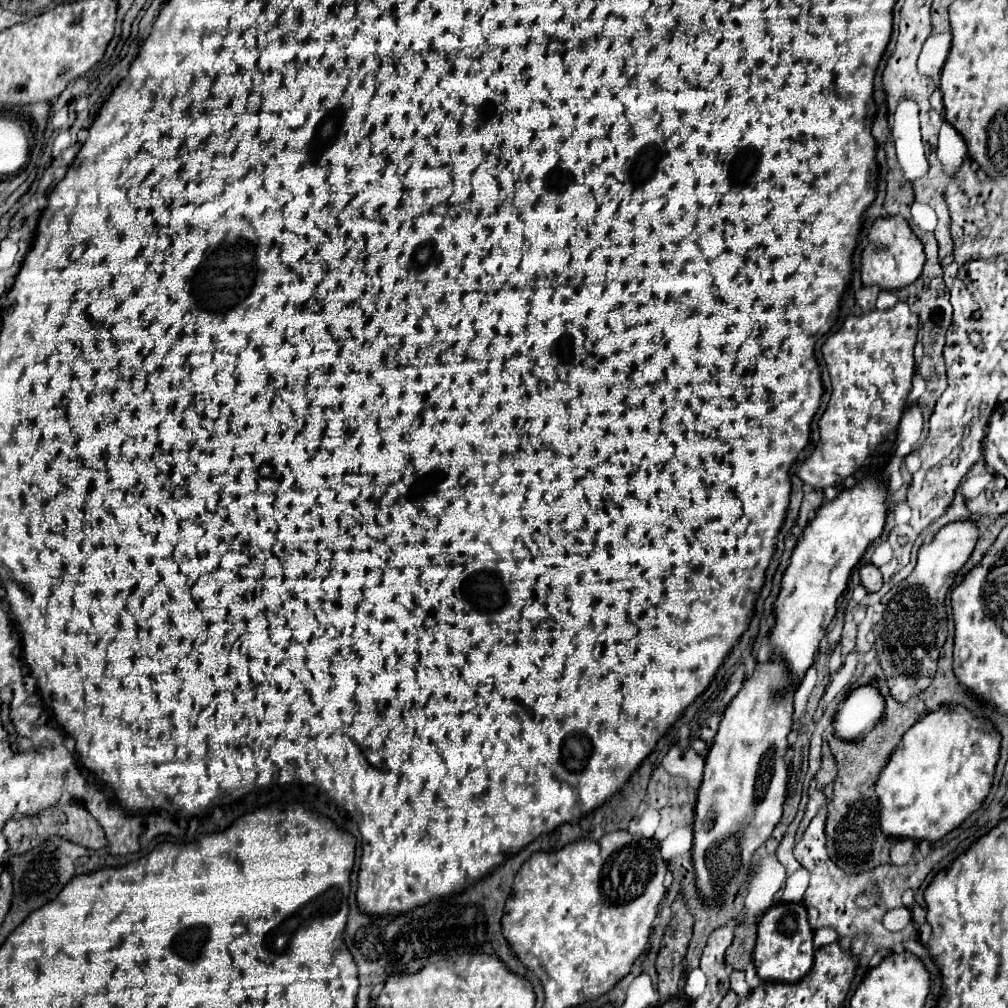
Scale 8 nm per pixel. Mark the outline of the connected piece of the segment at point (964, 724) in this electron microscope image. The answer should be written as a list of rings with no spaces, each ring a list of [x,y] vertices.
[[[943,706],[911,726],[889,764],[883,768],[875,792],[879,796],[881,828],[889,838],[937,842],[959,828],[987,798],[1001,736],[991,734],[989,720],[973,718],[965,708]]]

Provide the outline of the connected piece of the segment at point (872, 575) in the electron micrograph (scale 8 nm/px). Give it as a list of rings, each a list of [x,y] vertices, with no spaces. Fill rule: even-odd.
[[[863,564],[859,568],[859,576],[861,576],[861,584],[867,588],[867,592],[881,590],[883,578],[881,578],[881,572],[873,564]]]

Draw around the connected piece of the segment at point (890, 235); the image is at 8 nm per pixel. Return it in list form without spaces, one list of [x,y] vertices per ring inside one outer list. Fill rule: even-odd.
[[[887,216],[873,220],[869,230],[869,242],[861,252],[861,280],[863,286],[881,286],[883,290],[897,290],[907,284],[913,284],[925,264],[923,244],[911,232],[907,220],[903,216]]]

